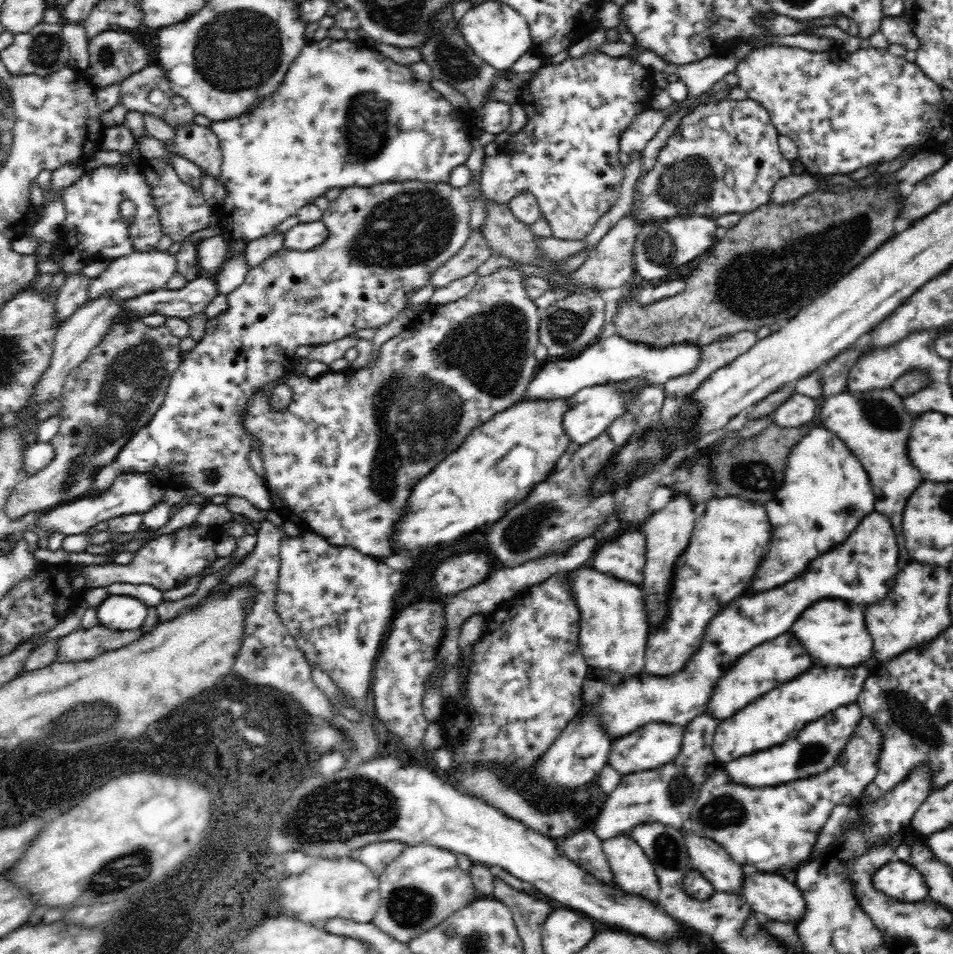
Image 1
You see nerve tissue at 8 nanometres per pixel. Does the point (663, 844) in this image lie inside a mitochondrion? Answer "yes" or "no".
yes

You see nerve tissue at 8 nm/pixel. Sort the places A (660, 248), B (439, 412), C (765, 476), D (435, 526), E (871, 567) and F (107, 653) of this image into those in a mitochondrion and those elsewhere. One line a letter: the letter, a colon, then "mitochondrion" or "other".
A: mitochondrion
B: mitochondrion
C: mitochondrion
D: other
E: other
F: other

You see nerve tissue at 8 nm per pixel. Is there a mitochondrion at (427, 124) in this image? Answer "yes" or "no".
no

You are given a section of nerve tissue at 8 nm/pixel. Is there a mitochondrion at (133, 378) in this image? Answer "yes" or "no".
yes

